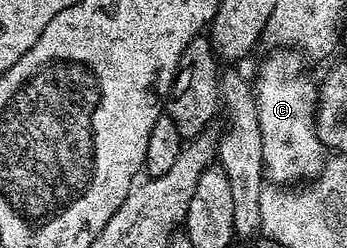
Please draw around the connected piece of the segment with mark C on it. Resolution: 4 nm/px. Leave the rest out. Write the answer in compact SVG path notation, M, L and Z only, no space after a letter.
M284 48L280 54L272 54L261 66L260 75L254 78L258 124L262 128L262 160L264 173L272 178L300 178L303 174L319 174L326 161L326 148L320 142L316 131L316 107L318 105L318 86L308 74L304 74L305 63L299 53Z

